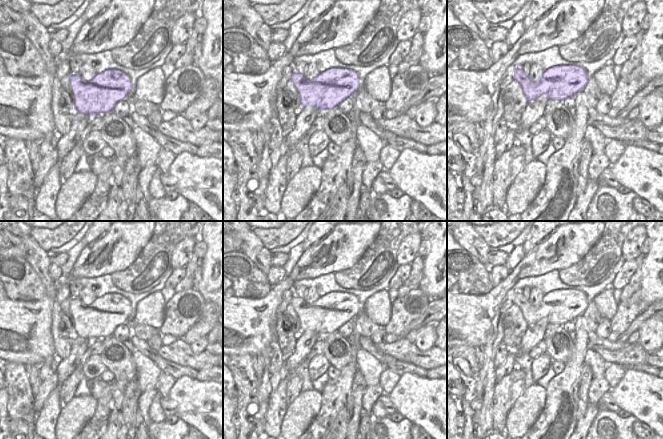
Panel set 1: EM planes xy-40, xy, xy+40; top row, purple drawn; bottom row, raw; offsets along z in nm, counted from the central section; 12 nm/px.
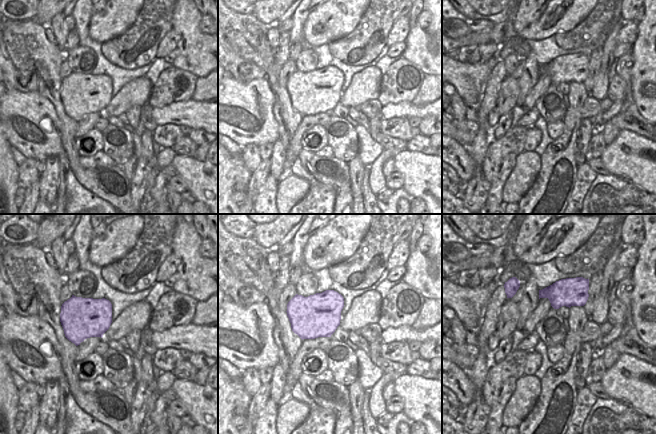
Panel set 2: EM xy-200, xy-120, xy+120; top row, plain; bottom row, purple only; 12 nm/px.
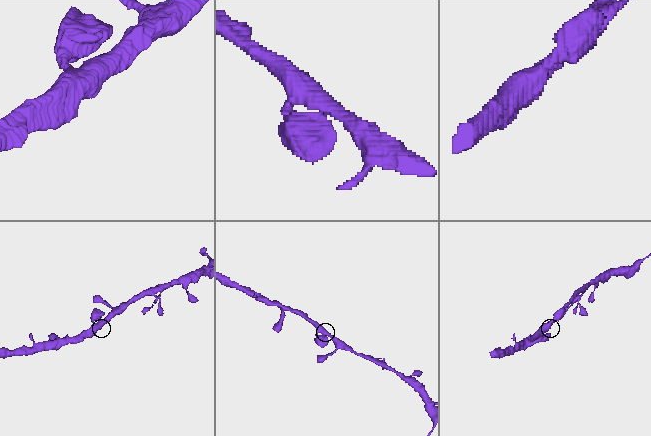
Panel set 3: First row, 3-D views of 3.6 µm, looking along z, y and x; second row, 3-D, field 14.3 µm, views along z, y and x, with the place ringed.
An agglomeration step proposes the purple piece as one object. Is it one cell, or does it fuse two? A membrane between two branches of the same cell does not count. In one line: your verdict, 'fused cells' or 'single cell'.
single cell

